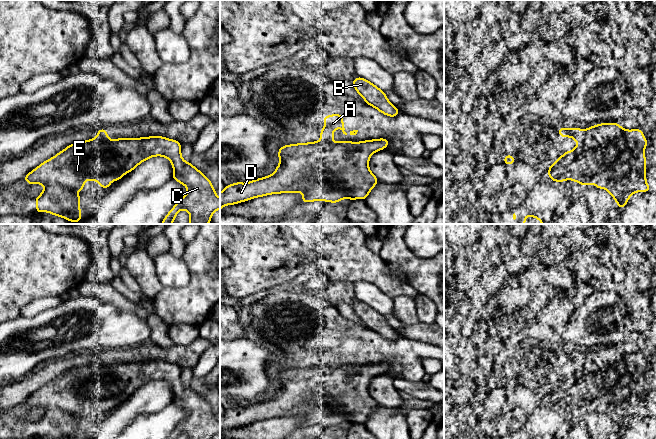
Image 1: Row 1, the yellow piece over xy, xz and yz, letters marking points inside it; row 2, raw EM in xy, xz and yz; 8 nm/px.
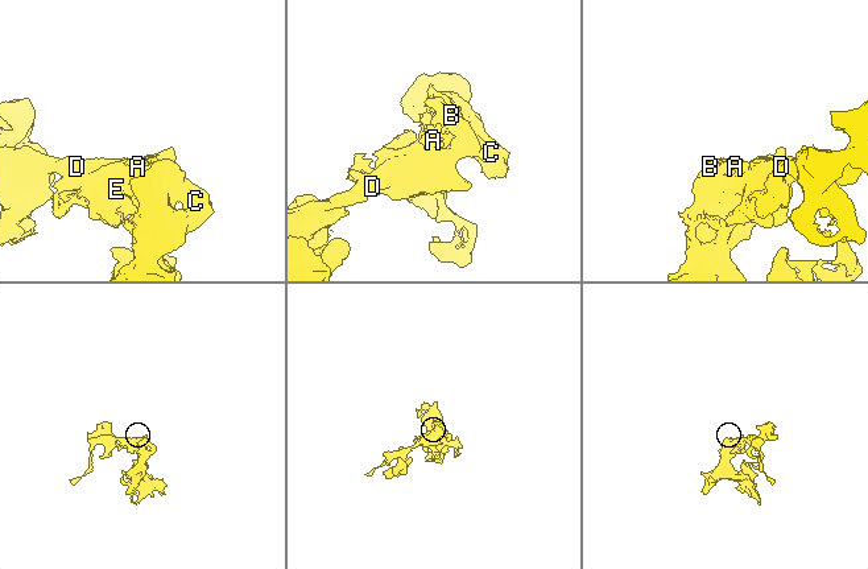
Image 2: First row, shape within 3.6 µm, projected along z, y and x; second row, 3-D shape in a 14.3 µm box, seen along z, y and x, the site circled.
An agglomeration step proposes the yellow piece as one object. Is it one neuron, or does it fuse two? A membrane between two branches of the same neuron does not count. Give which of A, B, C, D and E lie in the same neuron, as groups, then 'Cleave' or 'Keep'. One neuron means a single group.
Groups: A / B C D E. Cleave

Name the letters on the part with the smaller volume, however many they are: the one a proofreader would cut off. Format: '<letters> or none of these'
A

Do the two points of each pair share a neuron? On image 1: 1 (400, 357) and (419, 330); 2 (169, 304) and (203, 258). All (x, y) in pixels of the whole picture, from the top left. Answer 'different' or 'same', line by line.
1: different
2: same

